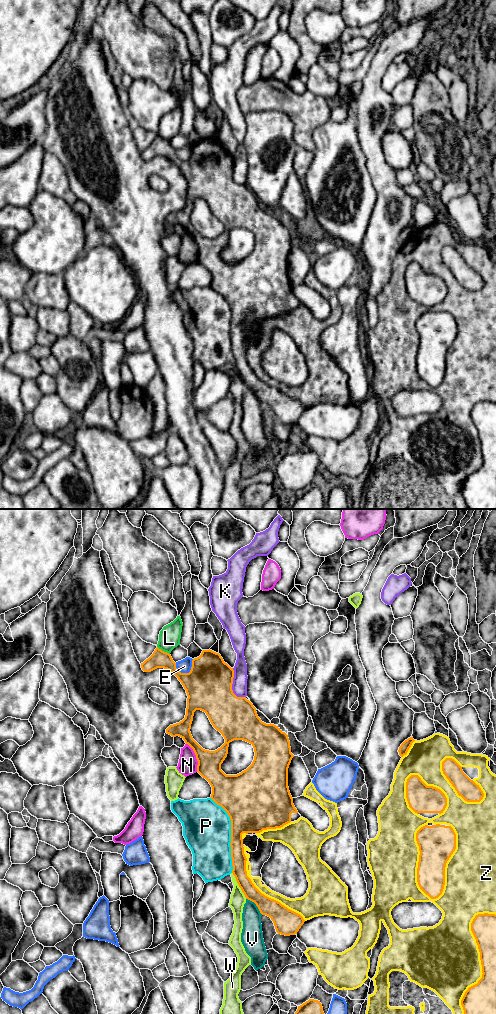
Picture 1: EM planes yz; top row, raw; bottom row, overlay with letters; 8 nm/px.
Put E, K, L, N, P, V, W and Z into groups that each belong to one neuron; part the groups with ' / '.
E / K / L / N / P / V / W / Z

